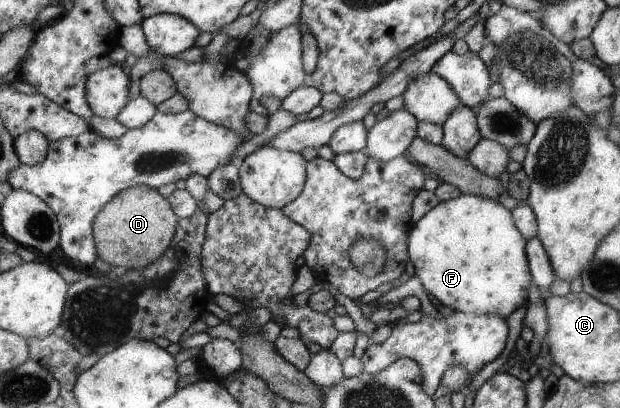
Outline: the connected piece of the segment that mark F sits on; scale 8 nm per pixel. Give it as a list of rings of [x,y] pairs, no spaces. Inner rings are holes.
[[[460,193],[456,198],[439,202],[421,216],[407,239],[409,270],[420,279],[424,290],[436,303],[466,315],[496,315],[503,319],[524,304],[531,275],[526,264],[524,238],[512,223],[510,211],[498,200]]]

